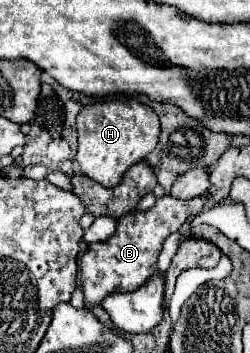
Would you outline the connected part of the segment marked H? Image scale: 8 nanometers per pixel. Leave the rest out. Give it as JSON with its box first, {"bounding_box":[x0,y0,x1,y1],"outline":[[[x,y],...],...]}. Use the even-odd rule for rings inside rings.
{"bounding_box":[75,99,159,185],"outline":[[[137,99],[97,101],[79,111],[77,133],[79,149],[75,161],[79,171],[99,183],[115,185],[131,165],[143,161],[149,151],[155,149],[159,137],[159,117],[151,107],[139,103]]]}

